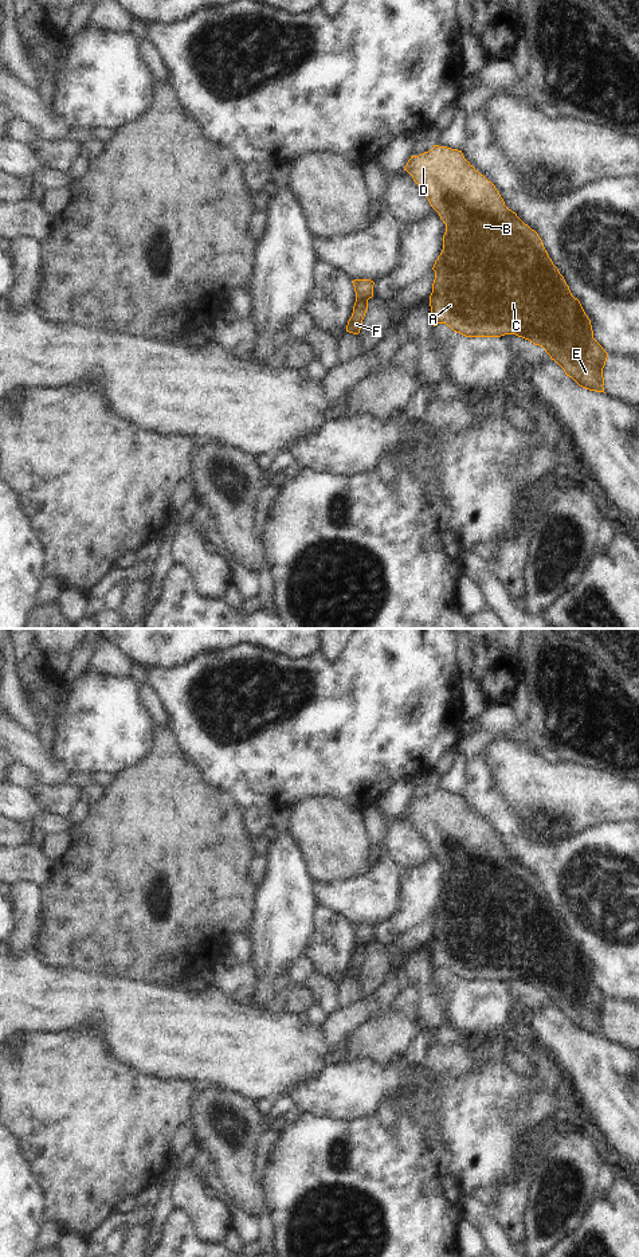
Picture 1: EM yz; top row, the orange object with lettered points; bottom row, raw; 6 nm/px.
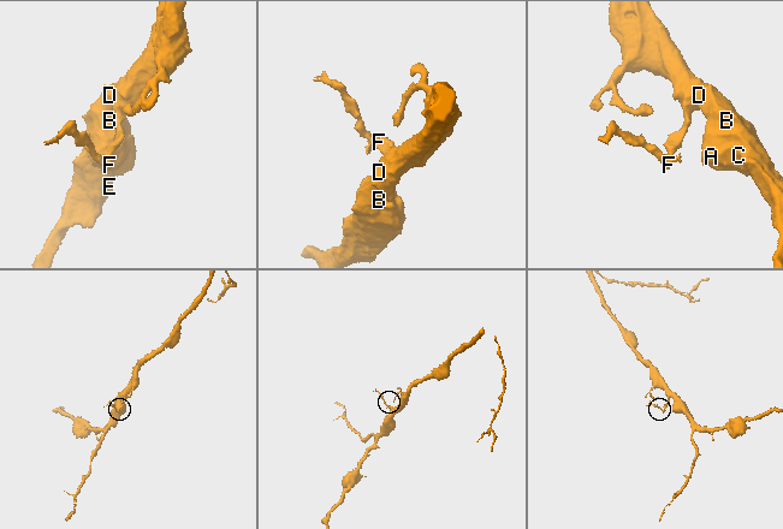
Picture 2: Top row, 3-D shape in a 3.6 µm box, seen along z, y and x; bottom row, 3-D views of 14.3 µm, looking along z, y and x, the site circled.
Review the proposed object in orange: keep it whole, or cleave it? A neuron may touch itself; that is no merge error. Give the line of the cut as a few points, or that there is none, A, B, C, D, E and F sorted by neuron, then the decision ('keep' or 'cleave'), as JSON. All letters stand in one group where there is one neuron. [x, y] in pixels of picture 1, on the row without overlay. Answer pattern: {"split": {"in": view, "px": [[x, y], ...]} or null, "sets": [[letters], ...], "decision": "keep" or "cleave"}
{"split": {"in": "yz", "px": [[356, 944], [367, 946]]}, "sets": [["A", "B", "C", "D", "E"], ["F"]], "decision": "cleave"}

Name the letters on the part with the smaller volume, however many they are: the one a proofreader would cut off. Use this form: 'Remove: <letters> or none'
Remove: F

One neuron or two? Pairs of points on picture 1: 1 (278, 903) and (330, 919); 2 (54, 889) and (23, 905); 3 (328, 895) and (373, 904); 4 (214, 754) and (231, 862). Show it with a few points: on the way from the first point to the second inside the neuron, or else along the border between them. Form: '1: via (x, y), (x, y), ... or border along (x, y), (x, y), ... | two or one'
1: border along (318, 905), (314, 921) | two
2: border along (39, 888), (42, 912) | two
3: via (338, 896), (363, 900) | one
4: border along (196, 767), (206, 783), (227, 790), (244, 807) | two

